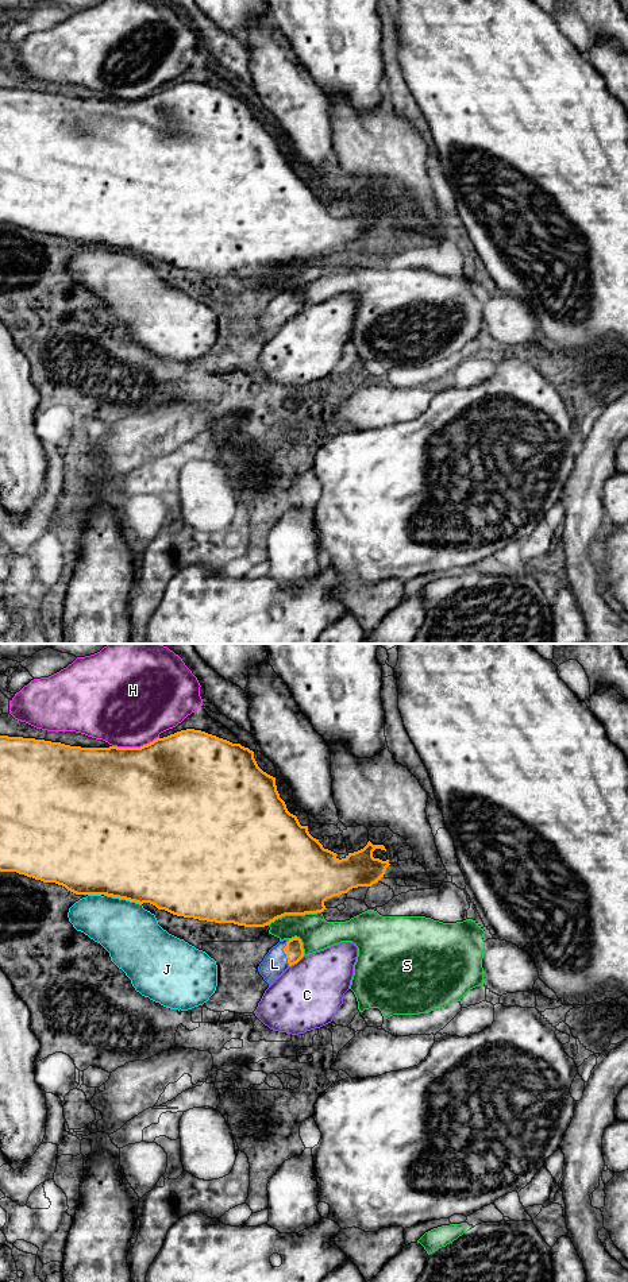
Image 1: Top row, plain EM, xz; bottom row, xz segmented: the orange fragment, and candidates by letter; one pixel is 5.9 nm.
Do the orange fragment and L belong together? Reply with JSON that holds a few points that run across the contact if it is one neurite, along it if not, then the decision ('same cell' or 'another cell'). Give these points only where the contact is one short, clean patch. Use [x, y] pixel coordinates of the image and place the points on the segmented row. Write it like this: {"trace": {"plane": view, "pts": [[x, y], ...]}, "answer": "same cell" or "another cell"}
{"trace": {"plane": "xz", "pts": [[293, 949], [284, 952], [274, 964]]}, "answer": "same cell"}

